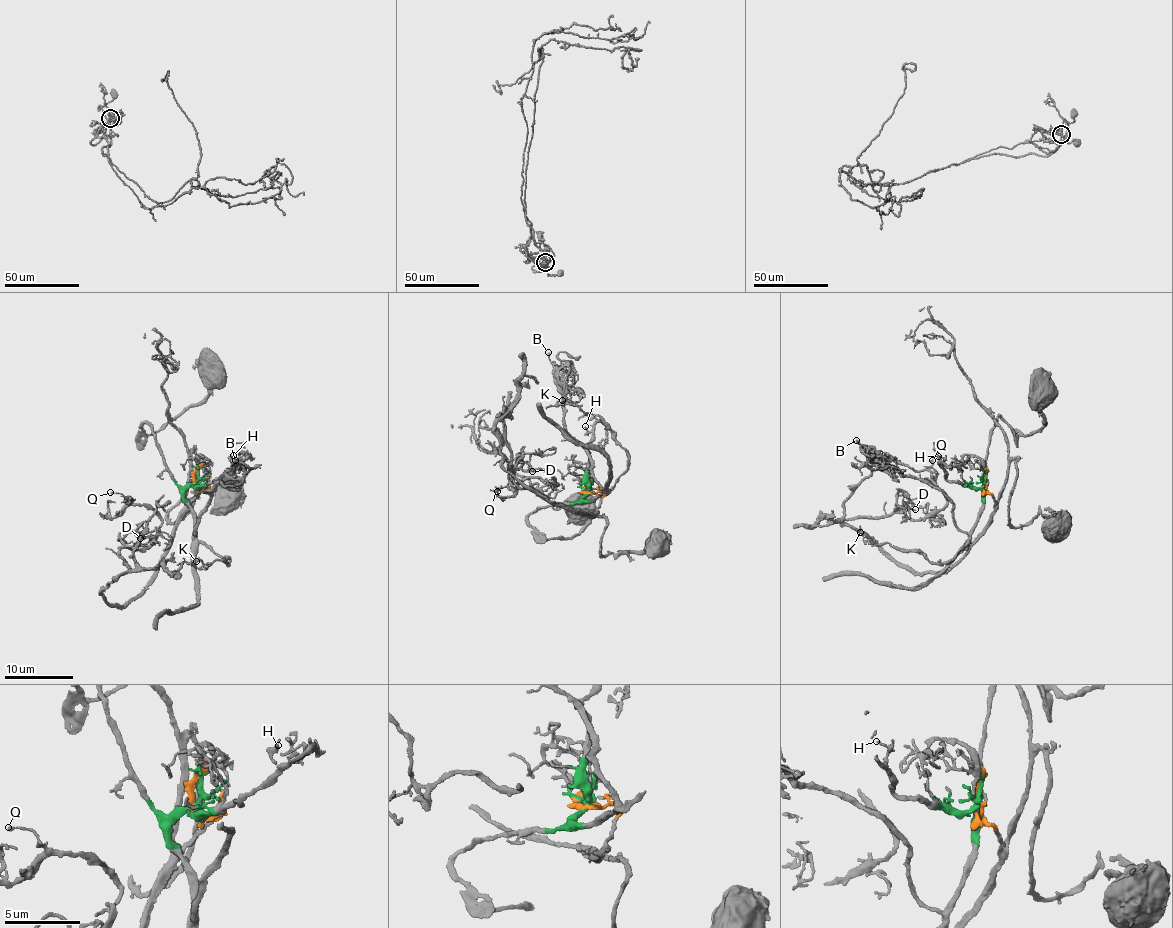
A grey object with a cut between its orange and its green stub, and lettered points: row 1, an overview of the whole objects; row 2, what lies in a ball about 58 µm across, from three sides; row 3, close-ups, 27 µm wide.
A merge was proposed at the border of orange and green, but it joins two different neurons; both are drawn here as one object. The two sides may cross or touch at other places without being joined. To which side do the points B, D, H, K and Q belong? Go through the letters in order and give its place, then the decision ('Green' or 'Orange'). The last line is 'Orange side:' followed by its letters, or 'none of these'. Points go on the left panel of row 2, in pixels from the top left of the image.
B: Place: (235, 460). Green
D: Place: (140, 538). Orange
H: Place: (233, 455). Green
K: Place: (196, 561). Green
Q: Place: (110, 492). Orange
Orange side: D, Q

